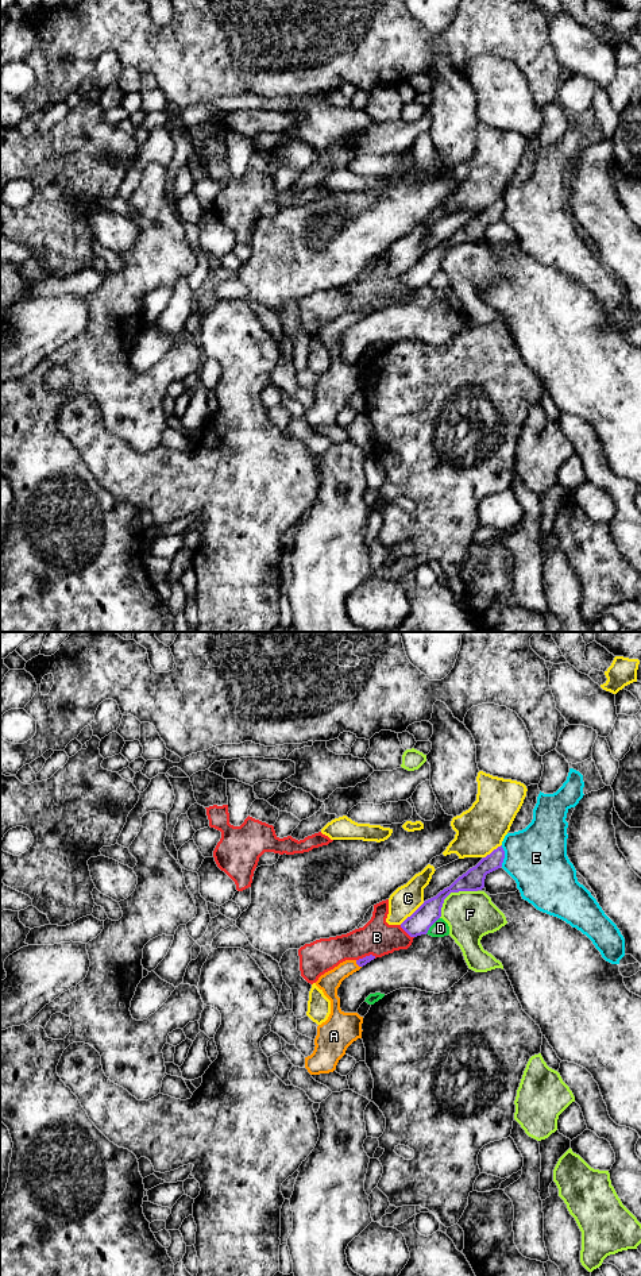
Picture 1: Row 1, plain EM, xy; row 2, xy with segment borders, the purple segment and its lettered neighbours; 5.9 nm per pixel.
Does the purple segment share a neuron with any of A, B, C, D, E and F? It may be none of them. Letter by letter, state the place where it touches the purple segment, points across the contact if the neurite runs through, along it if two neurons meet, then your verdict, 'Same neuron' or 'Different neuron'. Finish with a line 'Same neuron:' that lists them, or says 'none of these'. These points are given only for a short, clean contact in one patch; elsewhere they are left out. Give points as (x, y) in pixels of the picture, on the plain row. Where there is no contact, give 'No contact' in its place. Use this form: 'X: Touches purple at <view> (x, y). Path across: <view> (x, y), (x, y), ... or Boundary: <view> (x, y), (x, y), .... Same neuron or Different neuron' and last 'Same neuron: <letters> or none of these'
A: Touches purple at xy (358, 316). Path across: xy (362, 313), (358, 316), (347, 319), (329, 334). Same neuron
B: Touches purple at xy (366, 308). Different neuron
C: Touches purple at xy (413, 265). Different neuron
D: Touches purple at xy (432, 276). Different neuron
E: Touches purple at xy (504, 208). Different neuron
F: Touches purple at xy (451, 243). Boundary: xy (477, 242), (452, 243), (444, 251), (439, 269). Different neuron
Same neuron: A

